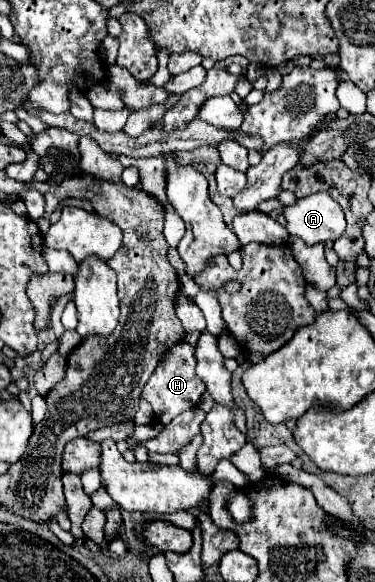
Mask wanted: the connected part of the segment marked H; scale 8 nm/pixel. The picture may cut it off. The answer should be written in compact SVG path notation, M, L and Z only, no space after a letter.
M178 342L174 348L170 348L170 354L168 354L166 362L158 364L158 368L154 370L146 388L142 390L142 396L152 404L154 418L162 426L168 426L172 422L172 418L176 418L184 410L196 408L200 404L200 396L202 396L204 390L206 390L206 384L196 374L194 346L190 346L188 342Z

